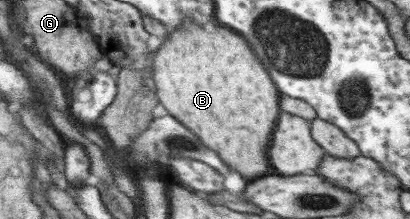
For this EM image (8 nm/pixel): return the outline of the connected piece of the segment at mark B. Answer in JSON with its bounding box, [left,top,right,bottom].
[150,18,278,179]

